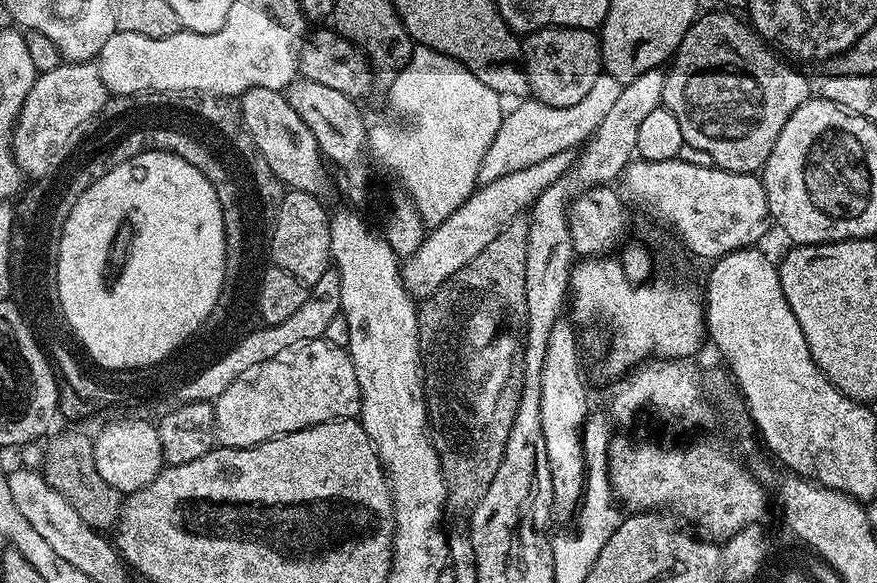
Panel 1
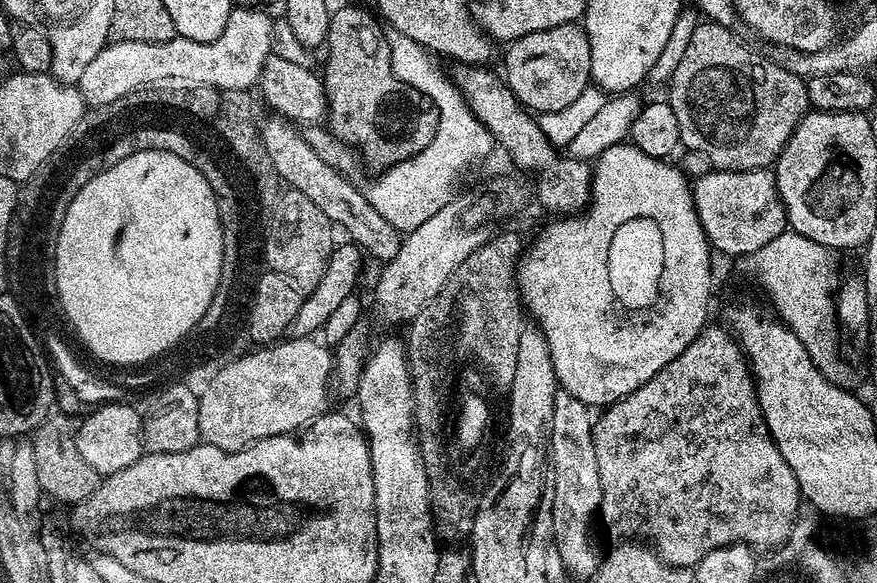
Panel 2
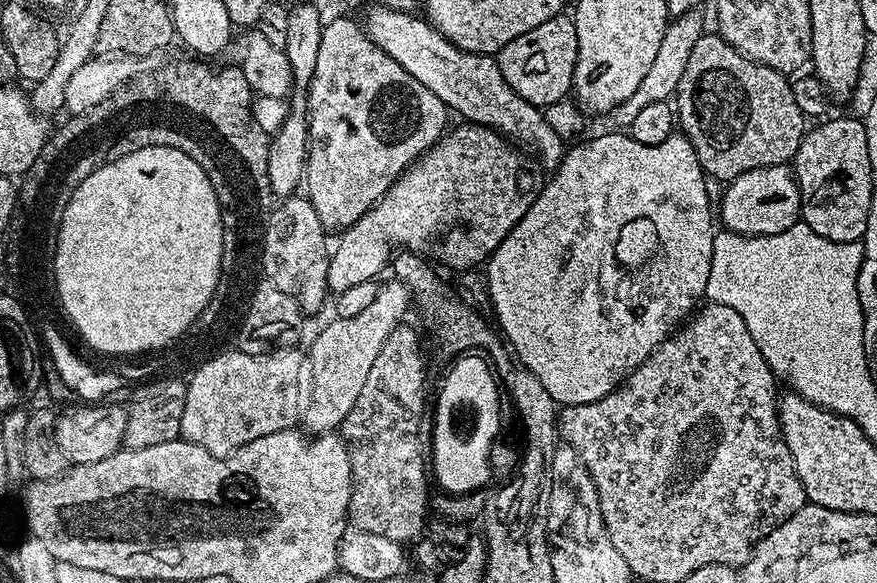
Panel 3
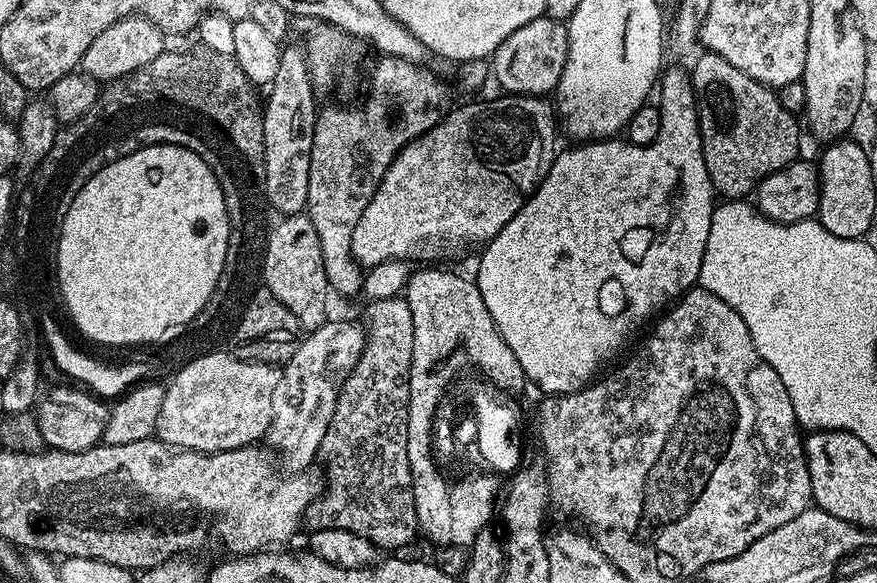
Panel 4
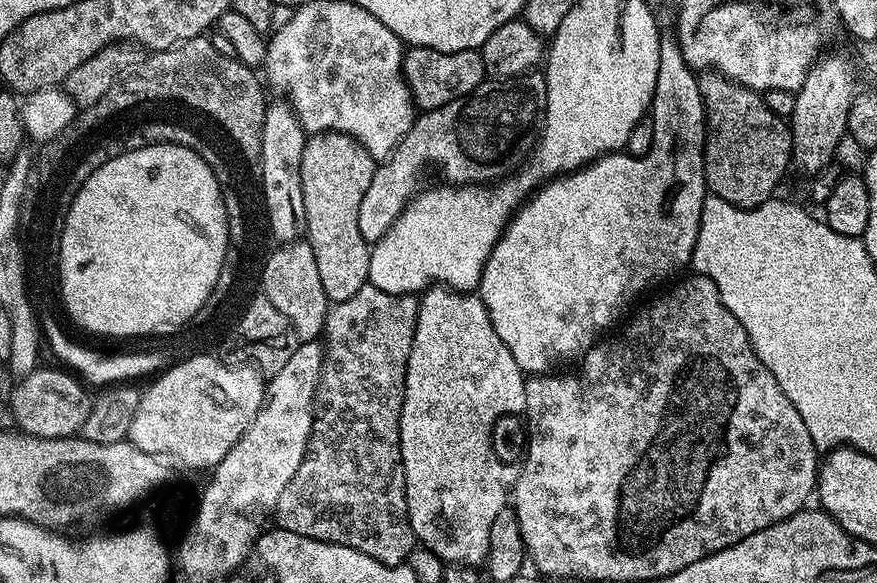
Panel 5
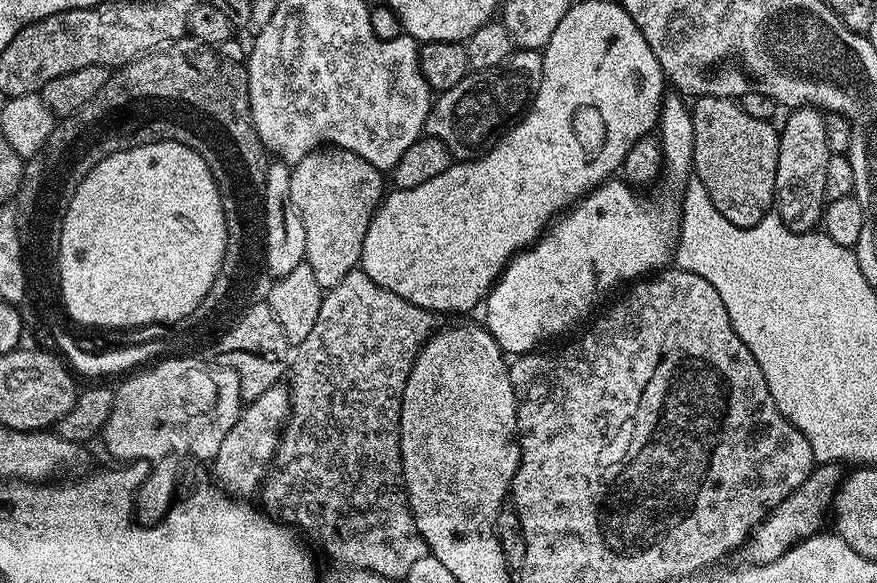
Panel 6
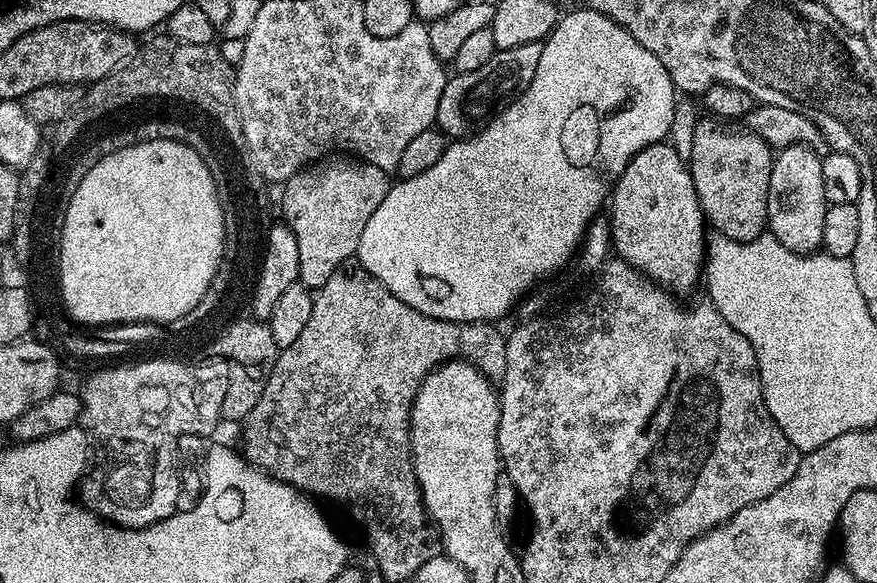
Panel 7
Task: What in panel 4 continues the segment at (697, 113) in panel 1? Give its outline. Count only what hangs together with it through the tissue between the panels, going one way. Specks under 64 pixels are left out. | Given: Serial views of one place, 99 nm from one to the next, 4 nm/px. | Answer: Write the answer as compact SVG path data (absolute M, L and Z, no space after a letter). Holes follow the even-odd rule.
M704 50L701 51L701 56L697 58L696 65L690 68L692 77L692 89L696 95L696 109L698 110L698 118L700 119L700 133L704 141L702 142L702 150L706 158L706 170L712 179L712 187L717 193L721 192L721 197L724 198L744 198L755 193L757 184L761 180L765 180L770 174L774 174L778 170L782 170L788 164L792 164L801 155L800 152L800 128L796 125L797 117L790 111L786 110L786 106L782 106L779 95L767 84L758 82L754 78L750 78L750 74L742 74L742 70L738 70L738 66L730 66L730 62L726 62L726 58L722 58L718 54Z

